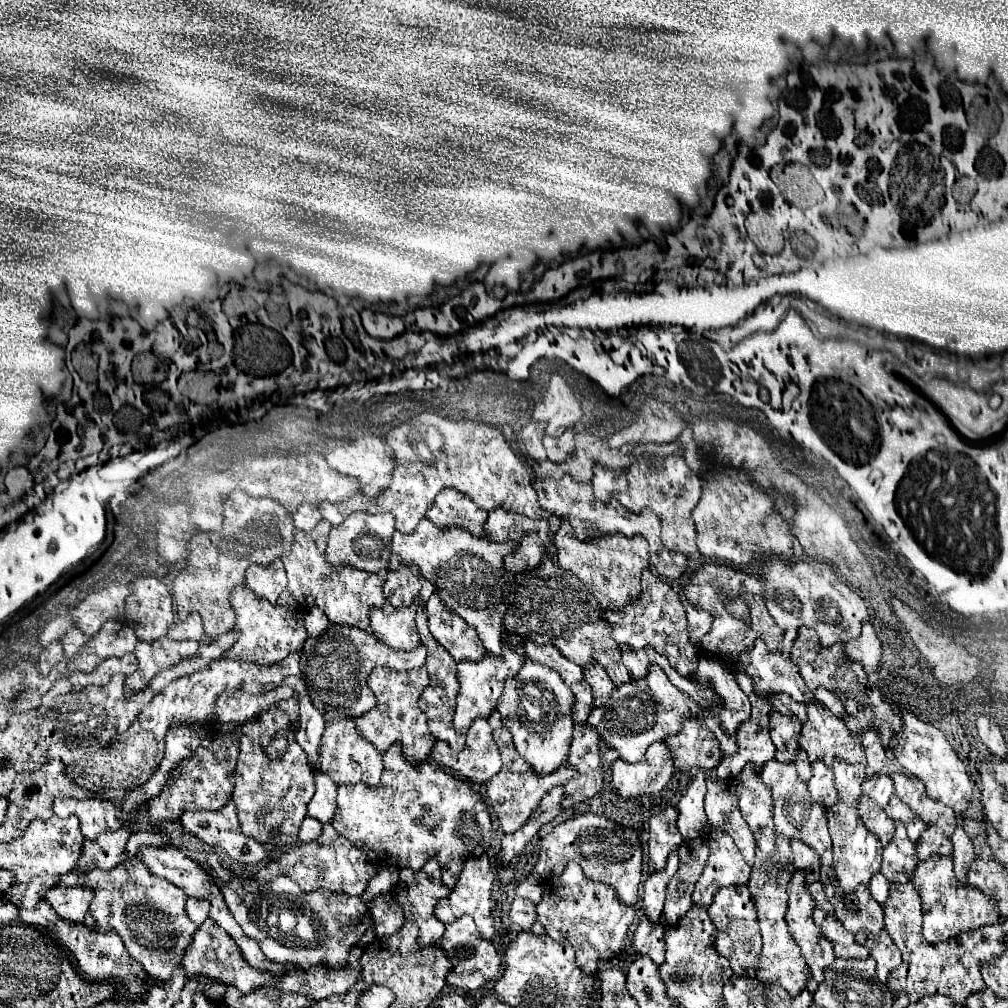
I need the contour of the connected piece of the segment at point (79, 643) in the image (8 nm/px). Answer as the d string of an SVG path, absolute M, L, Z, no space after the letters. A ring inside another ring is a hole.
M71 628L65 636L61 636L59 640L63 644L63 650L65 650L65 658L69 656L75 656L87 642L89 642L89 636L85 636L81 630L77 628Z

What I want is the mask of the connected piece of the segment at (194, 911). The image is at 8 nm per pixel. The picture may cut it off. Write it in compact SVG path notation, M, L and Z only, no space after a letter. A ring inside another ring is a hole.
M189 896L189 898L187 898L187 916L189 916L197 926L201 926L201 924L209 918L209 902L203 900L203 898L193 898L193 896Z

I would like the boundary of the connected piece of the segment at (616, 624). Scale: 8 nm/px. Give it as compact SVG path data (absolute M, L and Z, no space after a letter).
M649 568L643 570L641 584L643 584L643 592L633 604L605 614L605 620L613 624L613 638L619 642L625 642L625 646L635 648L635 650L653 646L659 654L663 654L671 662L671 666L681 676L691 676L699 662L699 648L689 646L687 616L685 616L685 608L679 600L679 594L673 590L671 584L663 582Z

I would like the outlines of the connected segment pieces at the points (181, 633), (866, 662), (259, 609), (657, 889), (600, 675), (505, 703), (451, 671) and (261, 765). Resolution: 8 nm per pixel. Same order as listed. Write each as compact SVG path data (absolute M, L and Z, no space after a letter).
M197 612L189 614L187 620L181 620L181 622L175 622L169 632L167 632L169 638L173 640L197 640L201 642L205 632L203 632L203 622L201 622L201 616L197 616Z
M867 622L863 626L863 632L861 632L859 638L845 642L845 654L851 660L857 660L865 668L865 672L871 672L871 670L879 668L881 650L883 650L883 646L881 646L879 636L877 636L871 622Z
M237 588L233 594L231 606L237 614L235 630L239 630L239 640L231 646L231 650L225 656L233 658L247 658L255 664L275 664L283 660L289 652L297 652L303 648L303 642L307 640L307 630L303 624L303 612L297 604L297 600L283 592L275 604L267 602L265 598L257 596L249 588Z
M671 850L667 866L659 872L653 872L645 880L645 884L643 884L643 908L645 908L645 914L649 916L649 920L661 918L663 906L665 906L665 890L667 890L671 876L677 872L677 868L679 868L679 854L677 854L677 850Z
M593 664L591 668L585 670L585 680L591 684L593 688L593 698L599 702L599 704L605 704L611 690L613 690L613 682L611 678L607 676L605 668L601 664Z
M525 660L523 668L505 680L497 712L503 718L503 726L513 734L517 752L535 768L537 774L549 774L565 764L573 740L573 704L573 690L561 680L557 670L535 660Z
M421 604L417 608L417 630L419 630L419 638L427 648L427 668L429 668L429 686L421 692L417 706L425 712L427 716L427 724L429 730L435 738L445 740L453 752L461 752L465 748L465 734L457 732L453 728L453 714L455 714L455 696L457 696L457 688L459 688L459 680L457 680L457 662L453 660L453 656L449 656L449 652L431 636L429 632L429 624L427 624L429 616L427 616L427 608L425 604Z
M289 698L273 704L267 712L243 724L239 736L241 752L235 768L237 784L233 792L233 802L237 806L241 832L245 836L255 838L261 844L271 846L273 852L281 846L297 842L301 822L307 816L307 804L315 794L311 766L307 762L303 748L293 740L293 734L289 736L289 750L283 754L281 760L269 760L261 750L261 742L271 742L275 732L285 730L293 724L293 720L299 720L299 704L293 698Z

